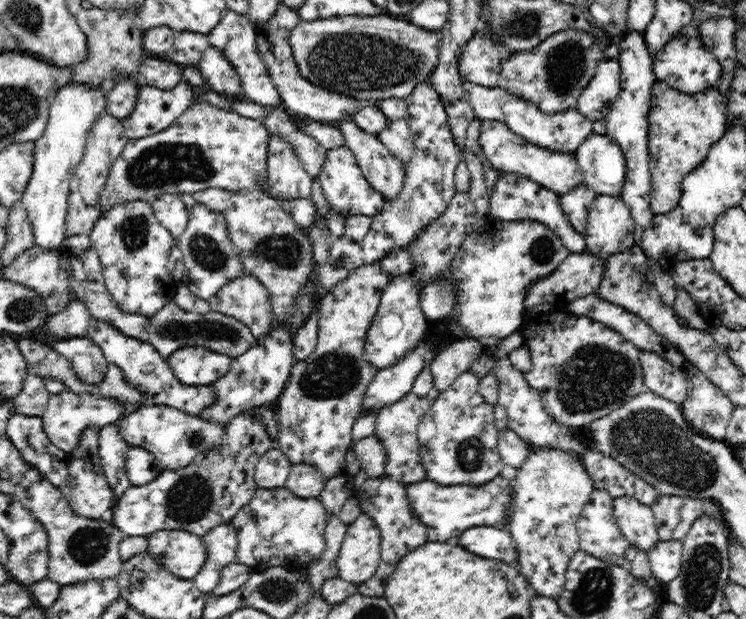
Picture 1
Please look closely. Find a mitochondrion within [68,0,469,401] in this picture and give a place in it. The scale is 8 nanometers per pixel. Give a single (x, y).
(351, 61)

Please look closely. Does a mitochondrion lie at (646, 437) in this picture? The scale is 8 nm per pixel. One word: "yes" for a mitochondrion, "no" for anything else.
yes

